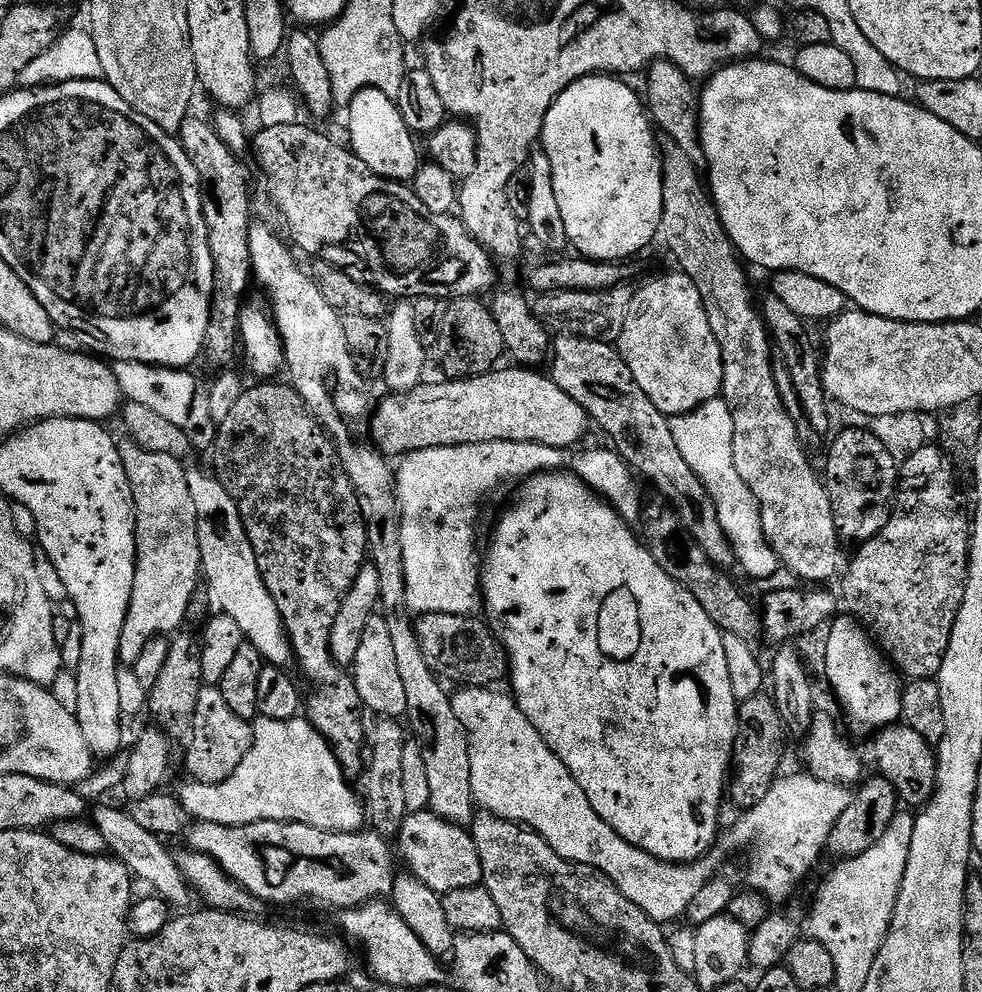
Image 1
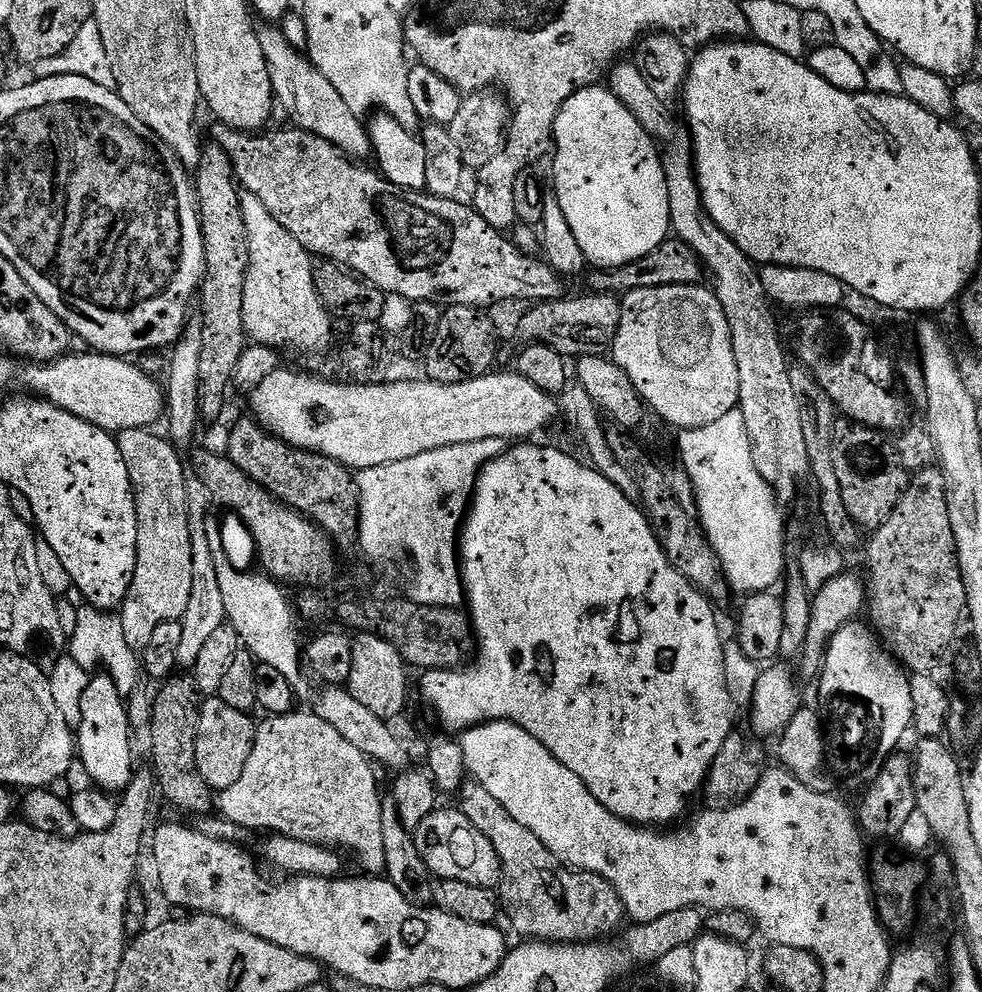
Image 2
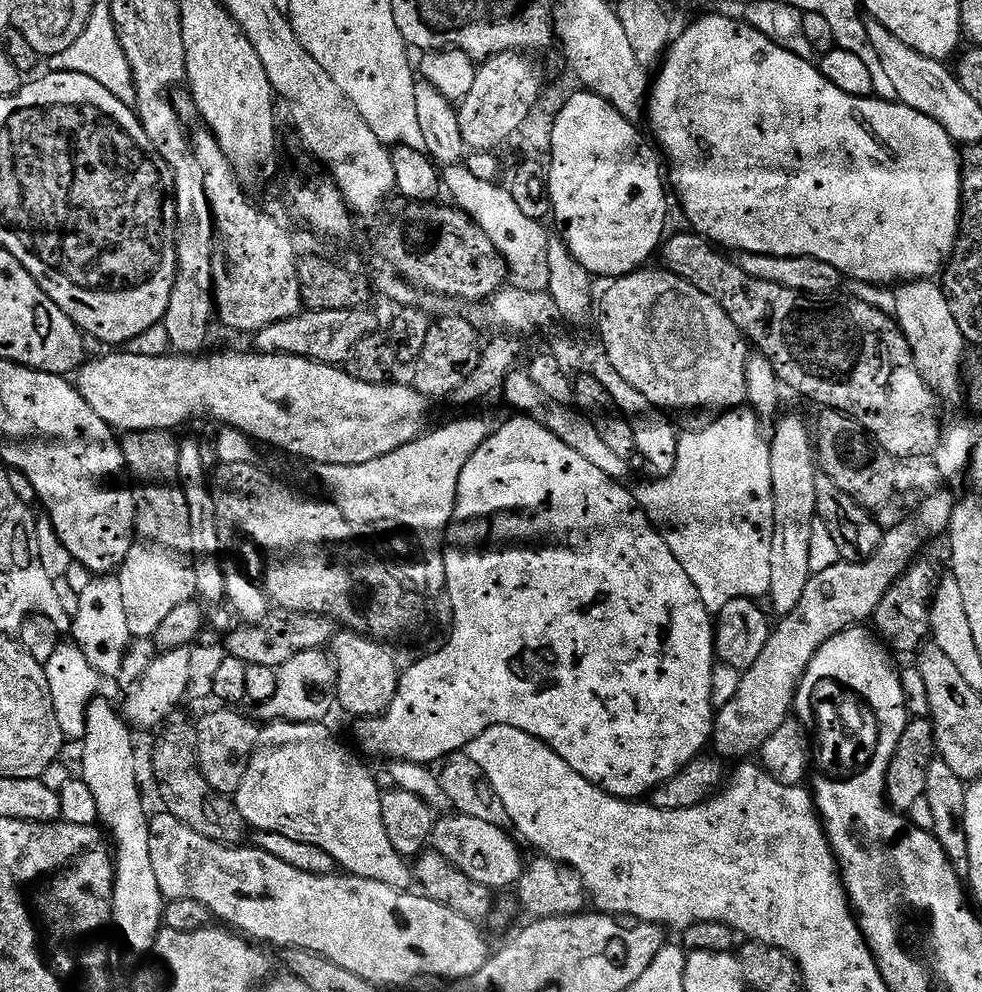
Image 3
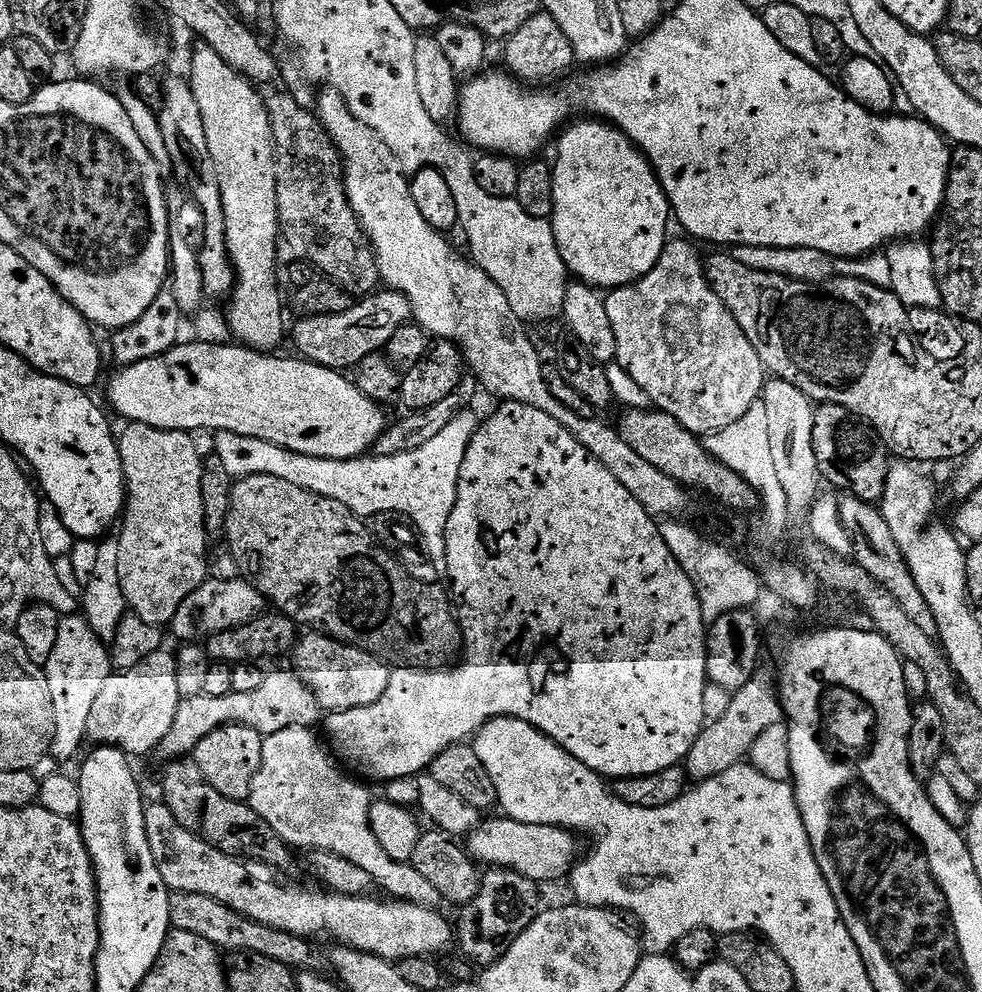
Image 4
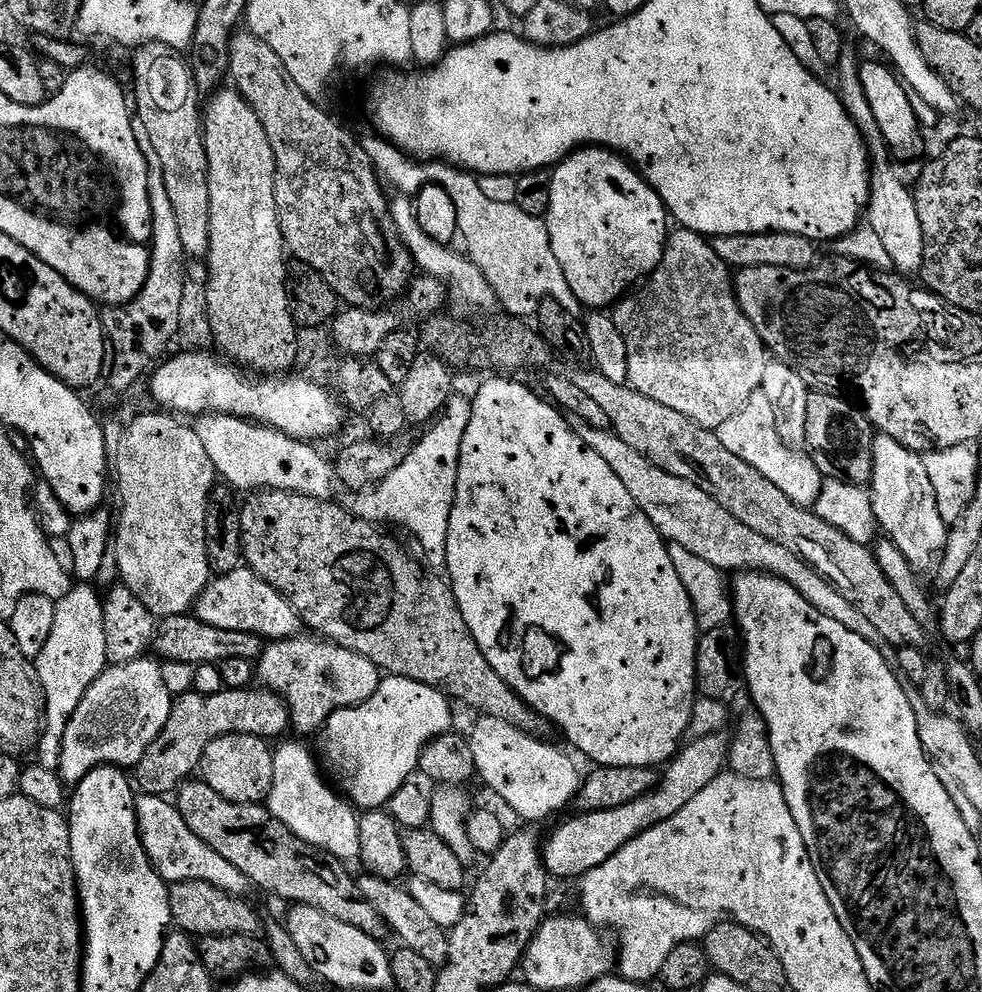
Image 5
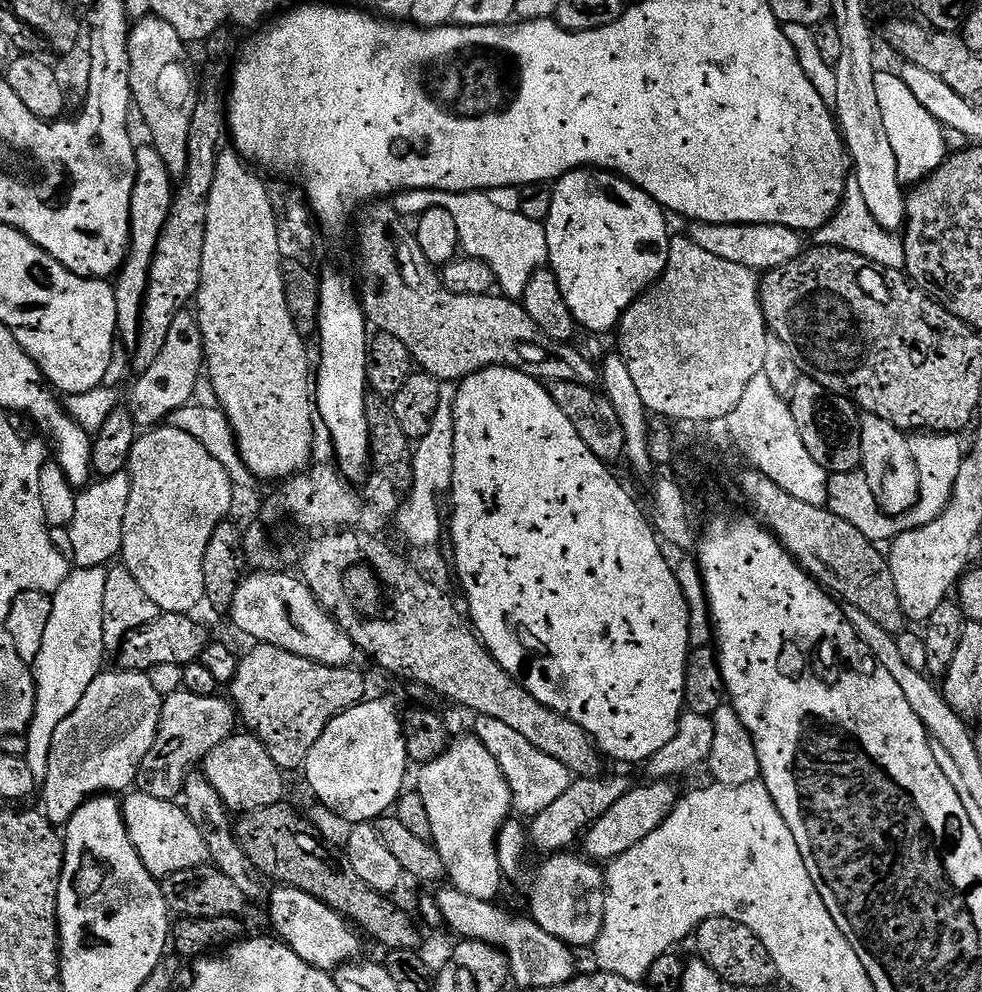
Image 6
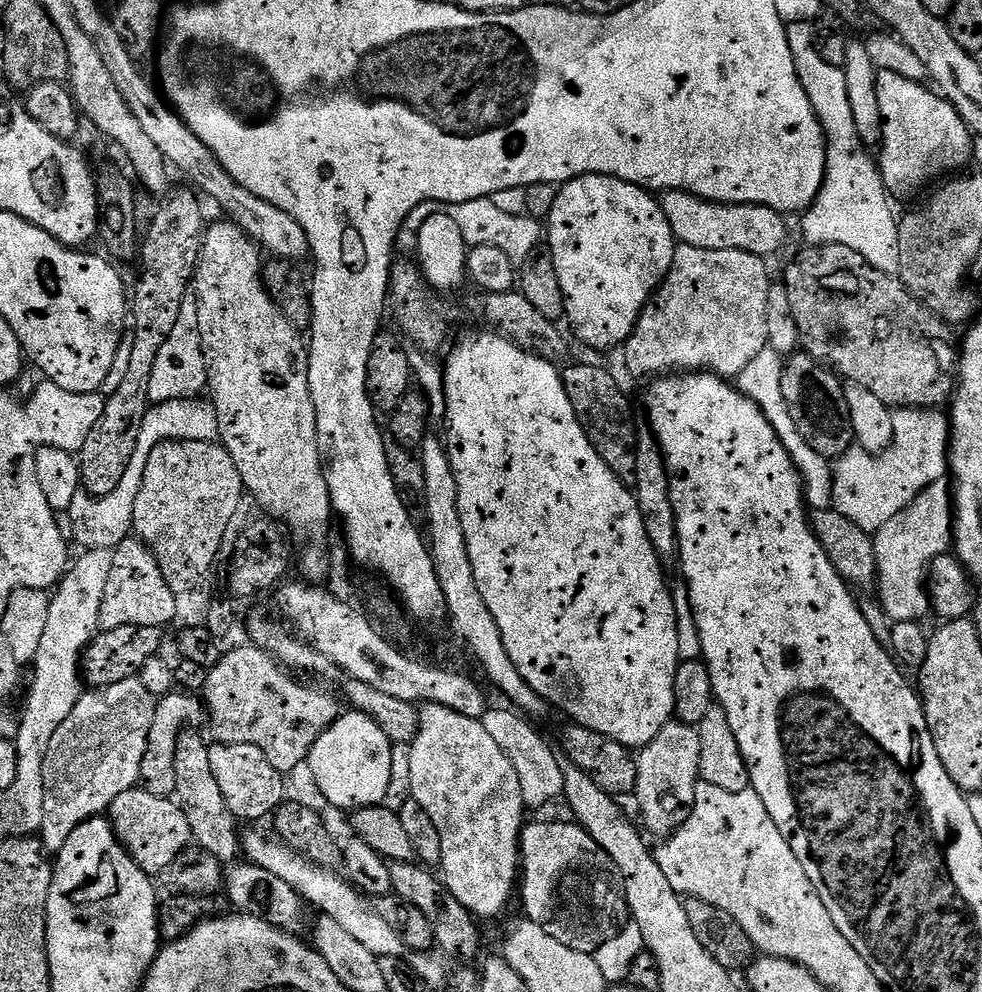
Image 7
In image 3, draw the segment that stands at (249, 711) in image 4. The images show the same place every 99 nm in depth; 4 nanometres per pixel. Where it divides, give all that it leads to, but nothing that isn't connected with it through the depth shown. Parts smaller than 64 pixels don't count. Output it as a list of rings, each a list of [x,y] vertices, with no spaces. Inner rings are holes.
[[[306,650],[302,654],[294,654],[290,662],[286,662],[278,670],[278,690],[274,698],[266,698],[266,702],[258,705],[259,719],[264,722],[285,720],[286,722],[302,722],[303,724],[319,724],[327,721],[328,715],[338,704],[338,669],[336,661],[324,650]]]

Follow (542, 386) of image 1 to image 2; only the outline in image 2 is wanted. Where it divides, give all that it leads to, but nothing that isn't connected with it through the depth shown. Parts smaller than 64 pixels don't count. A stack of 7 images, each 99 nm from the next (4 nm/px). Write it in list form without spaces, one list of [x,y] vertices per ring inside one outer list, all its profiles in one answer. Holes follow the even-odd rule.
[[[277,367],[251,389],[251,415],[261,428],[276,439],[307,452],[322,454],[349,470],[386,466],[390,462],[402,462],[402,458],[414,458],[414,454],[426,454],[426,450],[481,441],[482,438],[524,442],[535,437],[532,436],[535,432],[542,431],[558,415],[557,401],[553,397],[538,390],[534,382],[526,382],[526,378],[517,376],[512,370],[496,370],[457,384],[439,384],[427,378],[395,380],[382,384],[334,384],[319,380],[316,376],[307,376],[304,372]]]

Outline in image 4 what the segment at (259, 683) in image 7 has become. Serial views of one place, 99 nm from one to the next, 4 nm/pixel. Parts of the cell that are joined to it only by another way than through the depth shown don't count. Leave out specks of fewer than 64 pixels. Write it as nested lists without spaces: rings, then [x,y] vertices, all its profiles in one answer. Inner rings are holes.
[[[315,630],[301,635],[294,649],[296,656],[295,671],[314,690],[321,709],[328,712],[354,710],[362,706],[370,706],[386,694],[386,686],[390,682],[392,672],[384,661],[372,656],[366,650],[335,640]]]

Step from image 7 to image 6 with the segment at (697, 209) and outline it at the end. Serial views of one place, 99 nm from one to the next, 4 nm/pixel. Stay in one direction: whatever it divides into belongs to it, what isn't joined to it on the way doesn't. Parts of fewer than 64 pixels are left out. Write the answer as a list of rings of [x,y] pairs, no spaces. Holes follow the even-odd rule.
[[[693,223],[686,235],[702,250],[710,250],[710,254],[718,258],[726,258],[728,262],[738,262],[740,266],[751,268],[757,274],[763,274],[769,268],[786,266],[802,251],[801,233],[786,226],[777,224],[703,224]]]

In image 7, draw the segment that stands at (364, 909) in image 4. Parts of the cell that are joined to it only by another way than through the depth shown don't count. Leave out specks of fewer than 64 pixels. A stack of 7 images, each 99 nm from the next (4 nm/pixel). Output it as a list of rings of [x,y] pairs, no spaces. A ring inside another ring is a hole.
[[[142,786],[126,790],[126,794],[114,798],[110,819],[120,845],[134,858],[138,867],[153,878],[159,877],[160,872],[193,843],[190,822],[186,822],[186,814],[182,814],[175,799],[155,796]]]

